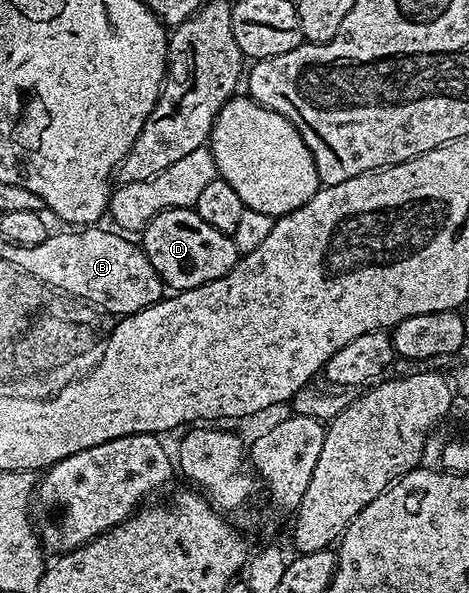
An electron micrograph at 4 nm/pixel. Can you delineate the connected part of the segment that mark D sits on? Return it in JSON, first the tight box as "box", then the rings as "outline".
{"box":[142,207,241,292],"outline":[[[175,207],[159,211],[142,232],[142,246],[150,265],[164,282],[165,288],[173,292],[189,291],[198,285],[218,281],[218,277],[228,275],[230,269],[240,259],[241,253],[231,235],[206,225],[202,217],[191,207]]]}

